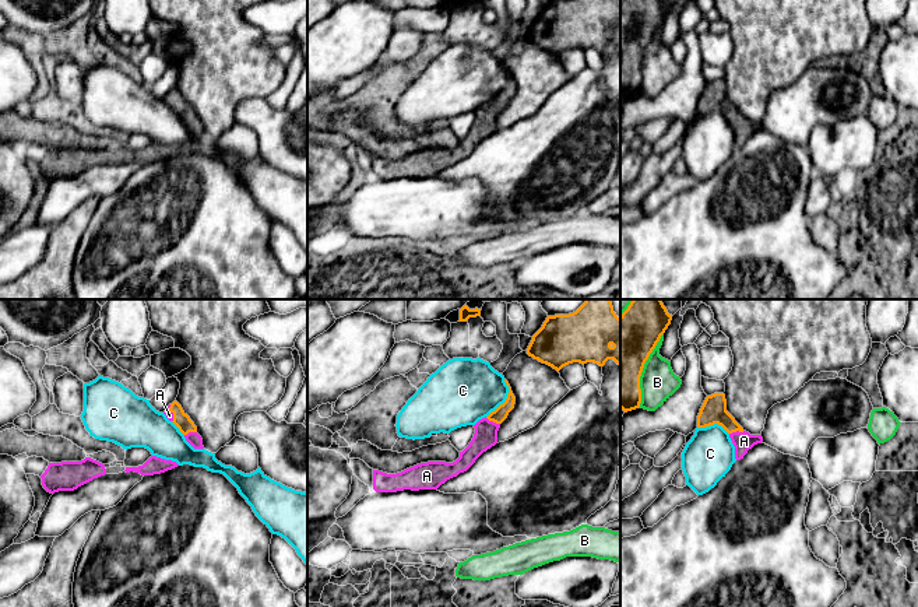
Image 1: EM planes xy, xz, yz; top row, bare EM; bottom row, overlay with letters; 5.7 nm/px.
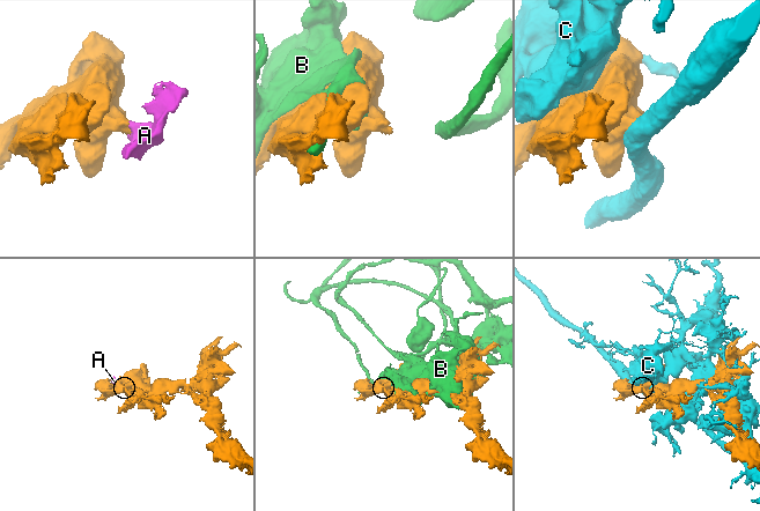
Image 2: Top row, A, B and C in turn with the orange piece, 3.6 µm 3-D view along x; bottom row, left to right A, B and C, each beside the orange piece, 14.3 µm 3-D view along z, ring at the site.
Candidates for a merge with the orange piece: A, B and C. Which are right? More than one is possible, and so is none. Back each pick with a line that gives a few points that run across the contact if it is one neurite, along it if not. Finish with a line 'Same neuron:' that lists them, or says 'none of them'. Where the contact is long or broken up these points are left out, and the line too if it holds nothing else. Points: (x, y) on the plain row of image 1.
A: xz (502, 98), (492, 106), (485, 123)
Same neuron: A

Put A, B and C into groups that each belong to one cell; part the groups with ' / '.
A / B / C

